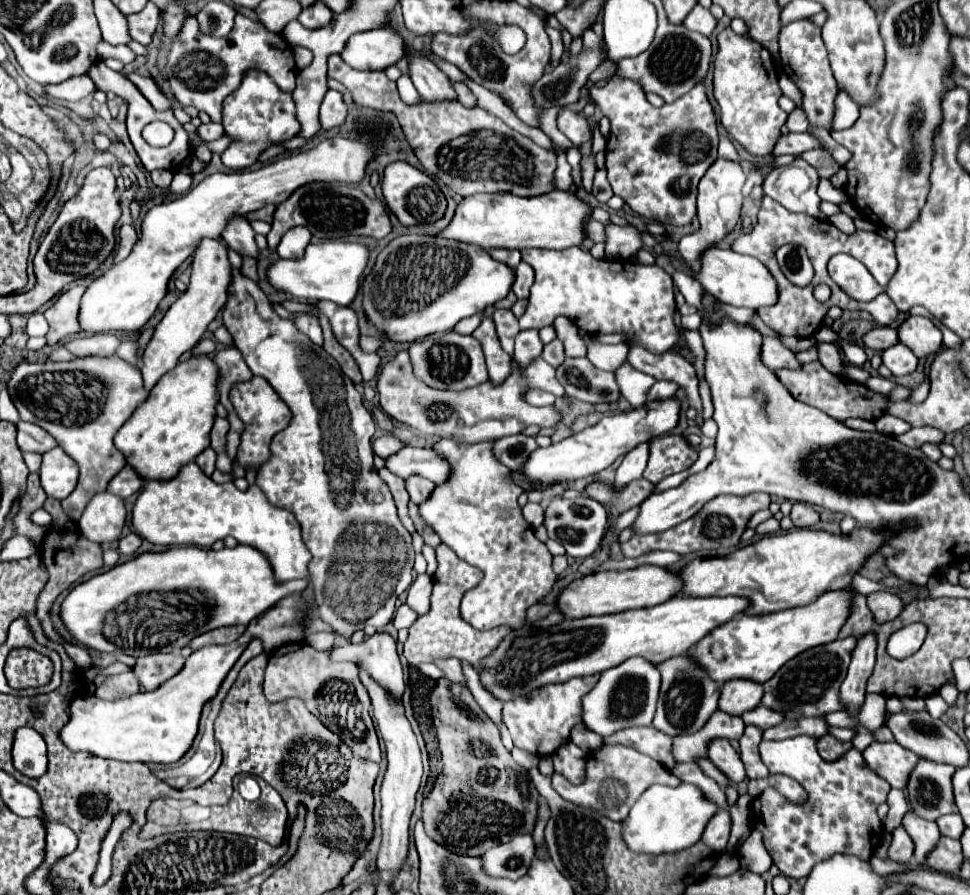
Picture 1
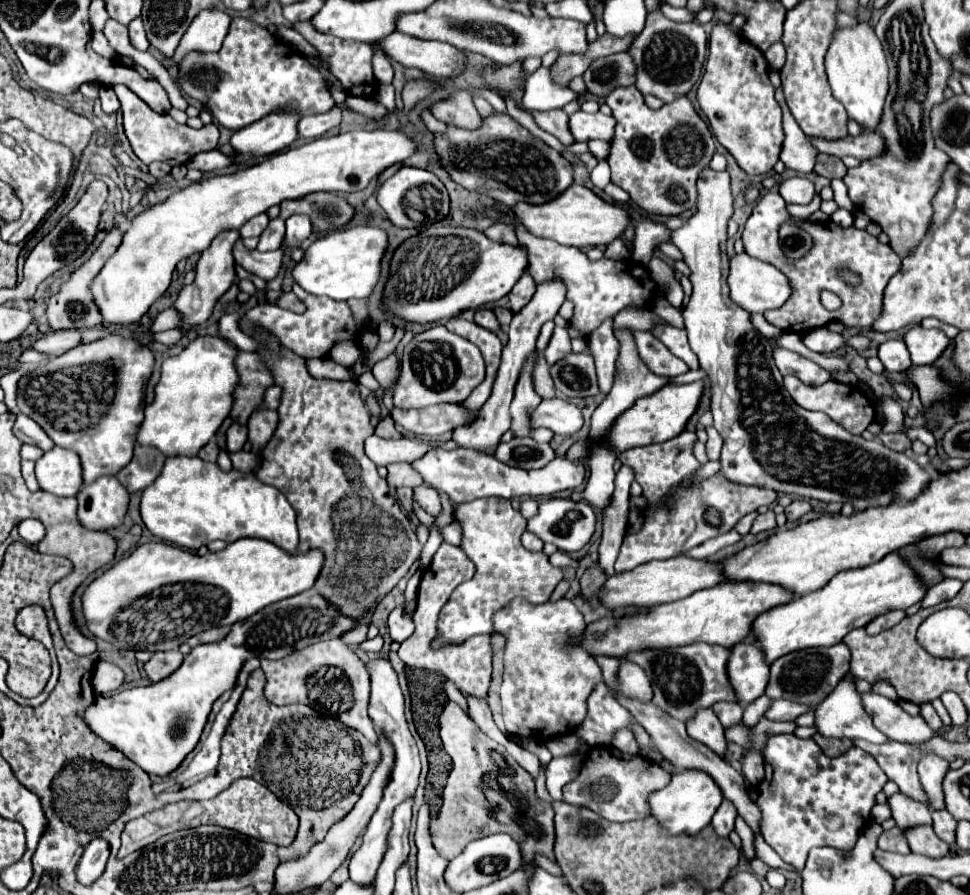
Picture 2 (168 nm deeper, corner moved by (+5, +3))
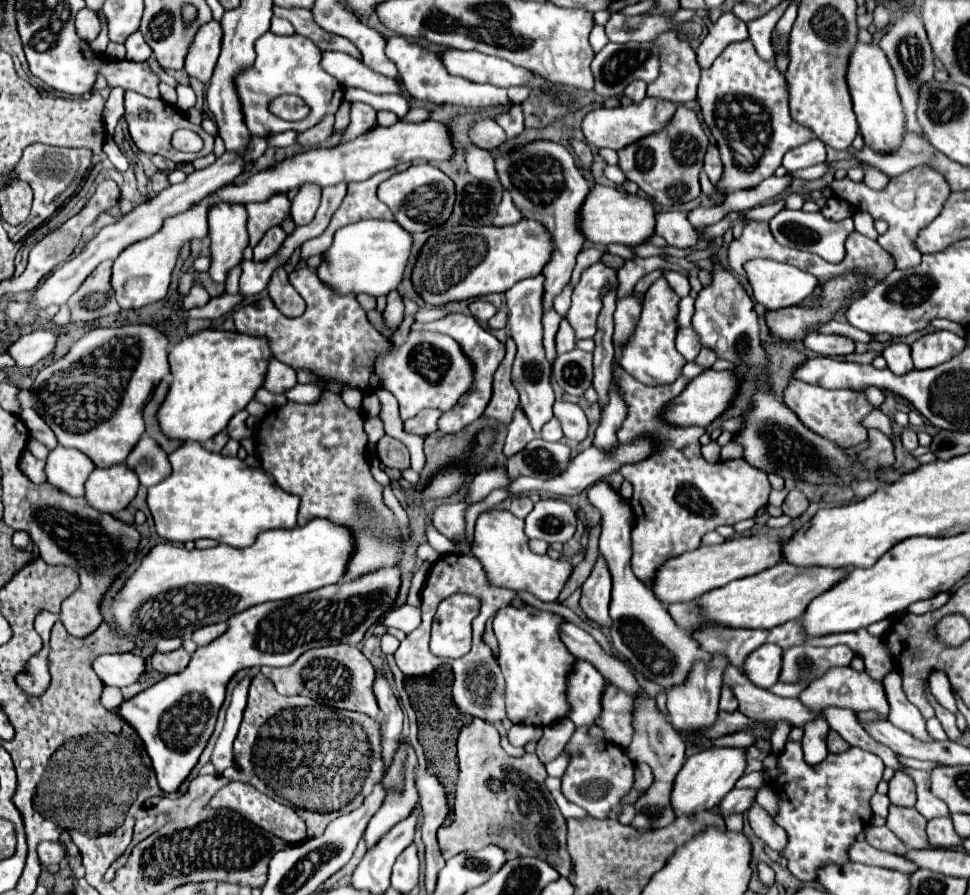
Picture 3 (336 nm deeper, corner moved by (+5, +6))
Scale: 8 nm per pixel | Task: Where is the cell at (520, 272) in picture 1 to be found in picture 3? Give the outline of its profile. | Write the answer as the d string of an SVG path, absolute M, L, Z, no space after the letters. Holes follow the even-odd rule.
M533 276L533 278L525 278L521 282L517 282L513 288L509 288L507 292L507 306L509 306L509 336L515 340L517 344L517 356L513 362L513 384L519 390L519 406L525 410L533 430L539 434L541 426L545 422L549 422L553 418L553 402L555 402L555 394L553 394L553 386L551 386L551 364L545 358L545 350L543 350L543 328L541 328L541 296L543 296L543 276Z

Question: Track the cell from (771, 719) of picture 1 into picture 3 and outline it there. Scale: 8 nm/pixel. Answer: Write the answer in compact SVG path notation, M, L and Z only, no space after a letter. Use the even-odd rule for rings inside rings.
M851 666L829 670L829 674L825 674L825 678L819 678L809 688L805 688L799 694L799 700L807 710L811 710L815 714L819 714L821 710L825 710L829 706L837 706L837 708L849 708L855 712L877 712L877 716L881 720L887 720L887 716L889 716L889 702L887 702L883 686L879 682L873 682L867 676L867 672L855 672Z

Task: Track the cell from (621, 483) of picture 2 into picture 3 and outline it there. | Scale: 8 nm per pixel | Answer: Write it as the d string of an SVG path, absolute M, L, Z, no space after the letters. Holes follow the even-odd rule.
M603 556L597 558L591 576L583 584L581 608L585 614L601 626L611 626L609 618L609 600L611 600L611 572Z

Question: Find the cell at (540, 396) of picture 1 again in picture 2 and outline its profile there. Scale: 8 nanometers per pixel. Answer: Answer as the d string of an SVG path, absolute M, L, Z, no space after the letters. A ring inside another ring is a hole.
M529 355L527 363L523 365L521 377L517 381L515 387L515 397L511 403L511 433L513 437L531 437L533 429L531 429L531 413L537 409L537 405L541 403L541 397L535 393L533 389L533 381L531 381L531 369L533 369L533 355Z

